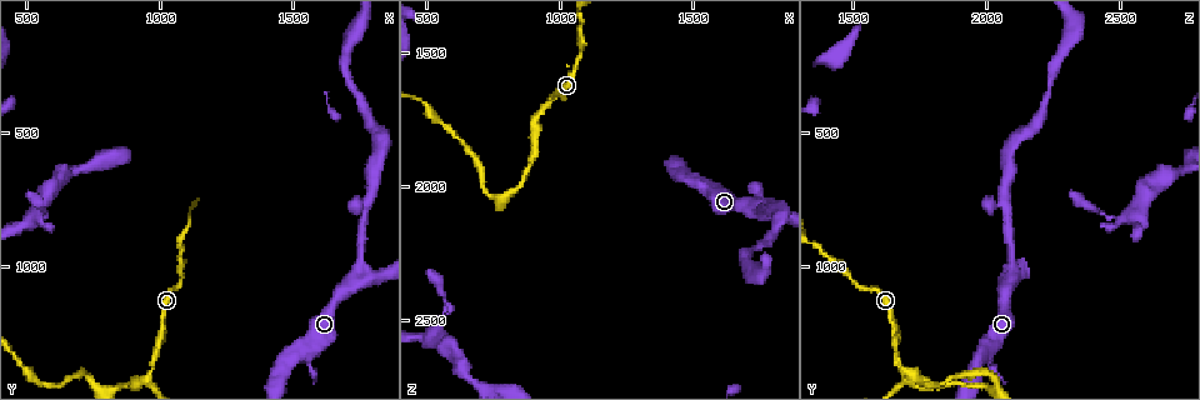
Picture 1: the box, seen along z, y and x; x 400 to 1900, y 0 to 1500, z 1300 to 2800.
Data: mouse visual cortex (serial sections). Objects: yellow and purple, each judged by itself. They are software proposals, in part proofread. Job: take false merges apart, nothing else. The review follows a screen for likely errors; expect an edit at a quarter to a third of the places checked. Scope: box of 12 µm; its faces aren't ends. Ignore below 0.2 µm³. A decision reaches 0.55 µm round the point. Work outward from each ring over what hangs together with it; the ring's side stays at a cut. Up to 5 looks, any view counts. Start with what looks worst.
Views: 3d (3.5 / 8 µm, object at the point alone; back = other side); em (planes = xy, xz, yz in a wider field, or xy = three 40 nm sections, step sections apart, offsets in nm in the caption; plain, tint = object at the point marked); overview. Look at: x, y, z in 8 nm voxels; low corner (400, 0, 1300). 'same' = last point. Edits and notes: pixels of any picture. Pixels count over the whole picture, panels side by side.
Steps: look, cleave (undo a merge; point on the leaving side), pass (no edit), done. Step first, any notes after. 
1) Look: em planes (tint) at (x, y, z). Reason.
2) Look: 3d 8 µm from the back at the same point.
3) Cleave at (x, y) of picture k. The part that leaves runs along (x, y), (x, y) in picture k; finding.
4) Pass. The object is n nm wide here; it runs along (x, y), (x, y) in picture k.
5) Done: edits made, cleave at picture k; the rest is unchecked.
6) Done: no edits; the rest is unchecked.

Look: 3d 8 µm at (940, 1410, 1700). Thick turns thin.

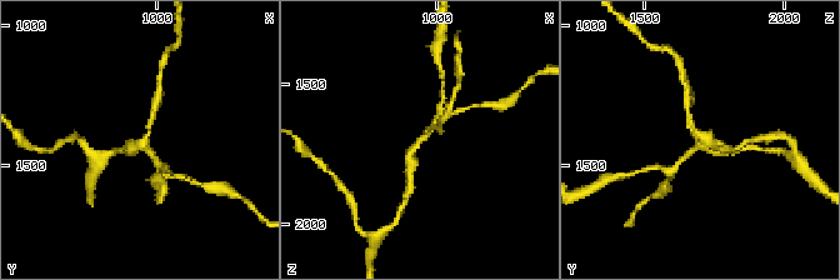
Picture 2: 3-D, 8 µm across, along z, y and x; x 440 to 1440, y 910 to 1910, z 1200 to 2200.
Look: 3d 3.5 µm at (950, 1410, 1690). Zoom in.

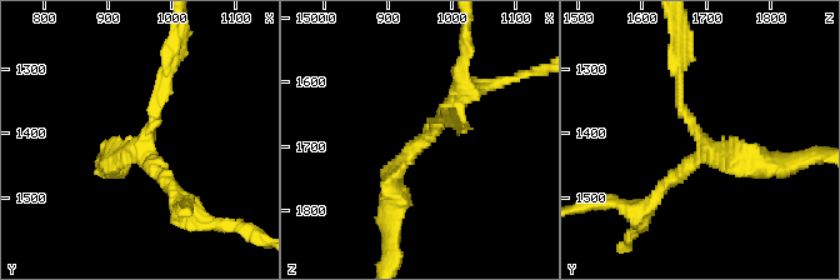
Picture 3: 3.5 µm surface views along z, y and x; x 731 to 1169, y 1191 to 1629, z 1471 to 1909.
Look: em xy step 2 (tint) at (945, 1410, 1700).

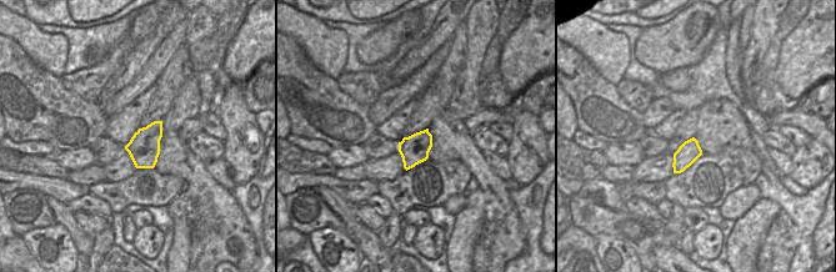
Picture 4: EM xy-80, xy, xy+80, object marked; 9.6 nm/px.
Pass. It runs along (445, 119), (391, 170), (391, 211) in picture 3; one cell here.

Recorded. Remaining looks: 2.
Look: 3d 8 µm from the back at (1750, 1050, 2100). Three-way junction.

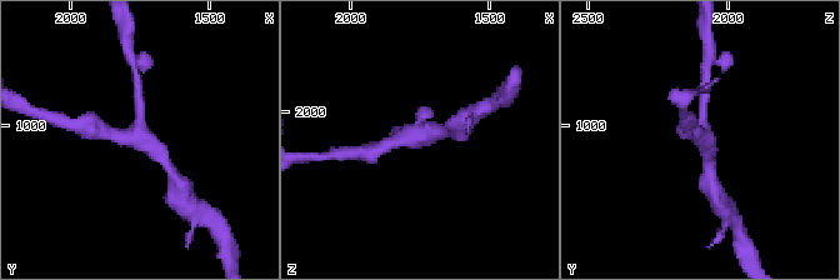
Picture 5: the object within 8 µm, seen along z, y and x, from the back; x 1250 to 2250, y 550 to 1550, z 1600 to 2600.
Look: em xy step 3 (tint) at (1750, 1050, 2100). 3 arms meet here; the arms are 250, 350, 400 nm wide; need the tissue.

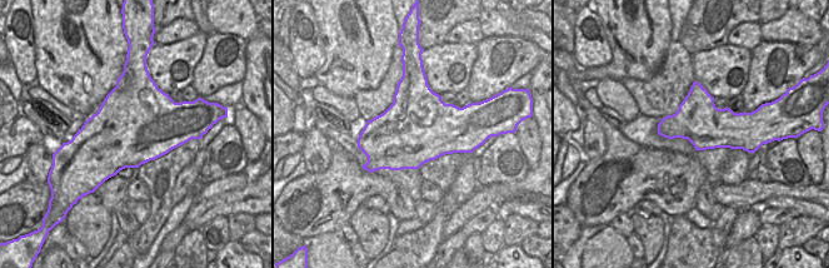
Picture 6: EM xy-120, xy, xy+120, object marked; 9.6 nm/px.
Pass. It runs along (165, 163), (139, 135), (139, 100) in picture 5; continuous, no second cell.

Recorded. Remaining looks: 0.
Done: no edits; the rest is unchecked.

